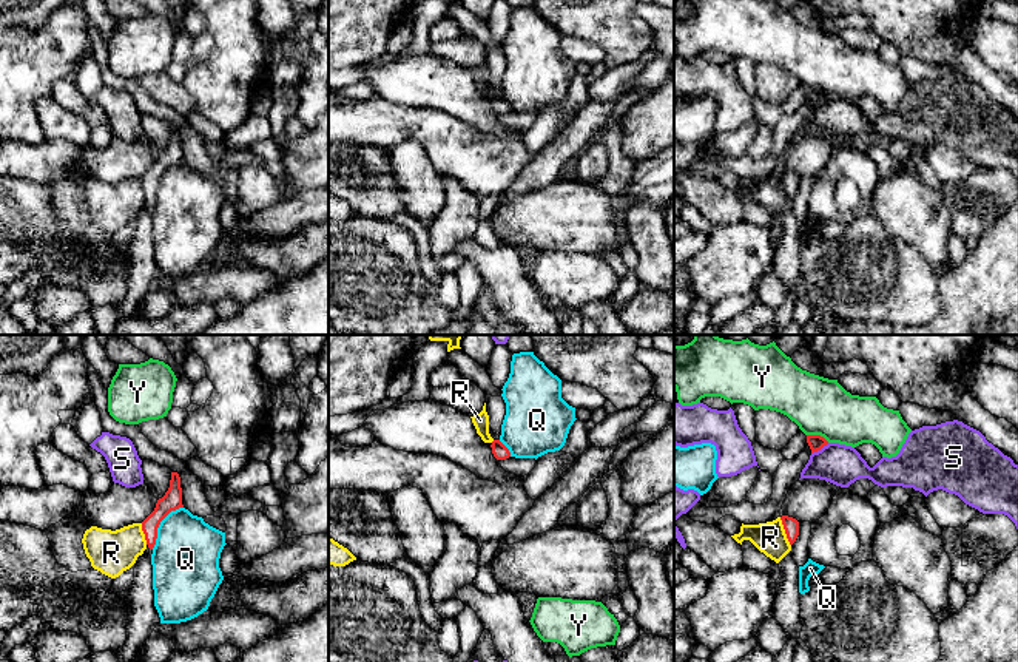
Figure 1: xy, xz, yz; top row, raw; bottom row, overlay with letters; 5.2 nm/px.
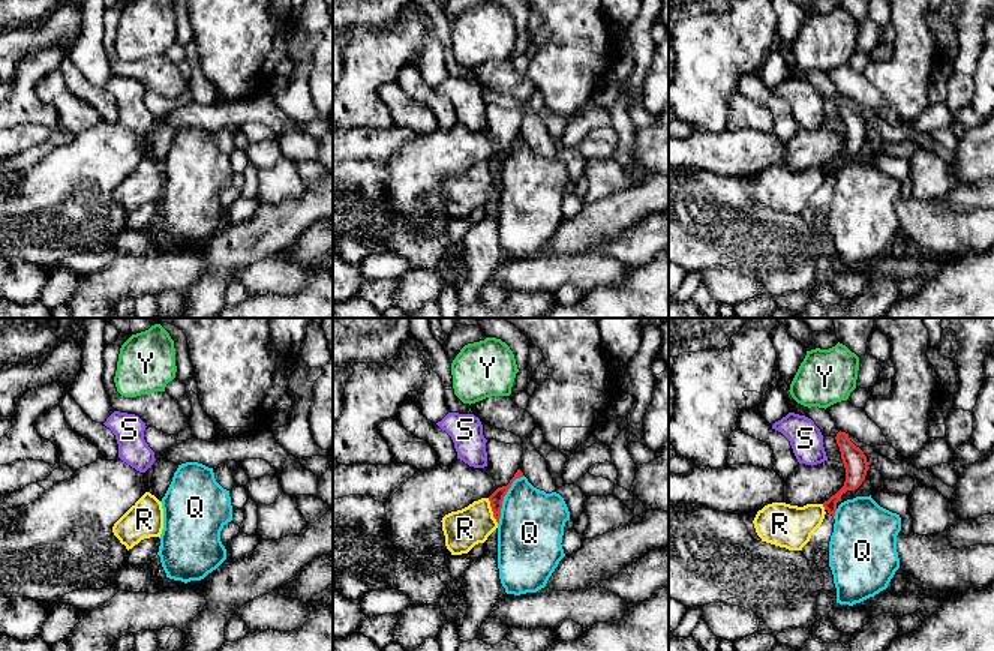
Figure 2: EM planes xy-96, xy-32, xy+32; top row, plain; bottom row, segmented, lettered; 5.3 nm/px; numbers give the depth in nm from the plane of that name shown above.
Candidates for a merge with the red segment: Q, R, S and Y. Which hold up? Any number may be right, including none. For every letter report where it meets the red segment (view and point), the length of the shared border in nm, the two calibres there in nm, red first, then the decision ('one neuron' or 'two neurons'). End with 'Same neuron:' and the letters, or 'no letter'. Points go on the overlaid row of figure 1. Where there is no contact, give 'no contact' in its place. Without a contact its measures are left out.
Q: meets red in xy at (159, 523); contact 280 nm long; 100 nm thick on the red side, 360 nm on the other; two neurons
R: meets red in yz at (785, 531); contact 160 nm long; 80 nm thick on the red side, 170 nm on the other; two neurons
S: meets red in yz at (819, 449); contact 110 nm long; 80 nm thick on the red side, 220 nm on the other; two neurons
Y: meets red in yz at (818, 435); contact 130 nm long; 80 nm thick on the red side, 300 nm on the other; two neurons
Same neuron: no letter

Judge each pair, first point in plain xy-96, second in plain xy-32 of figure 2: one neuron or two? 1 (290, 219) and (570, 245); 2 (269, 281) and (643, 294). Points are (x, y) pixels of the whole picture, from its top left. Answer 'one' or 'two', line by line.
1: one
2: two

